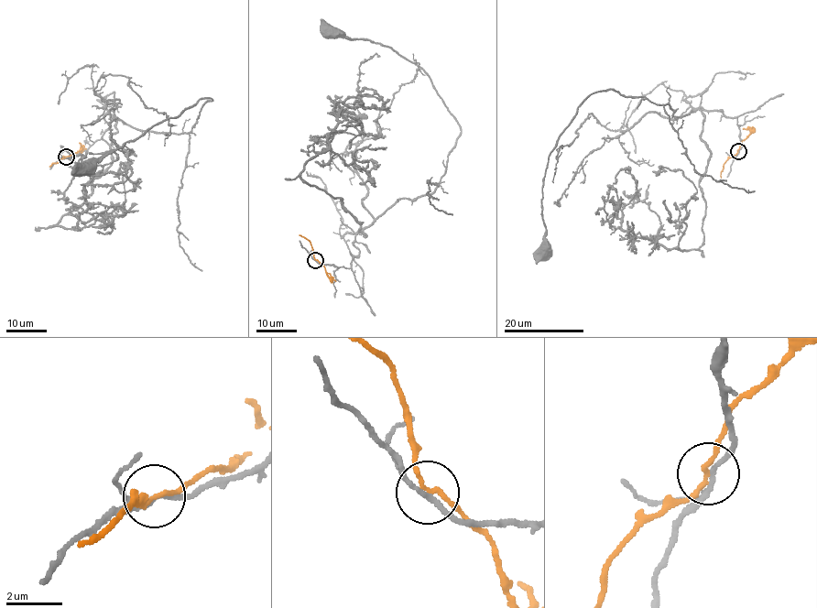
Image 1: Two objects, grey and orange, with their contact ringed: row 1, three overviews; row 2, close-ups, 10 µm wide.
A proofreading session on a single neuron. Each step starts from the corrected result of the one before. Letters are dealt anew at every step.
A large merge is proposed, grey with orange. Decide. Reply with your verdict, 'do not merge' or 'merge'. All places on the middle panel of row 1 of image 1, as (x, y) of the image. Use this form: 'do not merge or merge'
do not merge

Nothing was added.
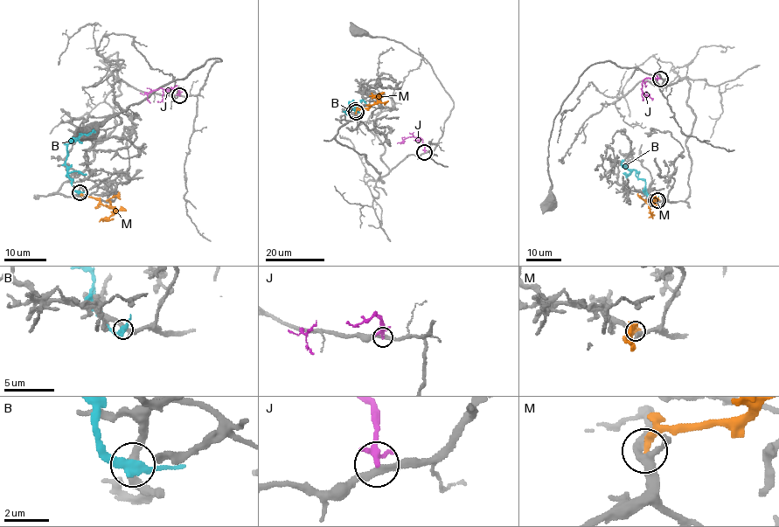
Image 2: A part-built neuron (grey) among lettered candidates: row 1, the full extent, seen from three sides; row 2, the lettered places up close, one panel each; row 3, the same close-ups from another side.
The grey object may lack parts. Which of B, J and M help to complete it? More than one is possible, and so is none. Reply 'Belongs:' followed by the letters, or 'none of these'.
Belongs: none of these

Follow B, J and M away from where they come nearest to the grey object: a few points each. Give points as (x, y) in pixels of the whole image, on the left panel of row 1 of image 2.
B: (79, 191), (73, 186), (68, 175), (66, 158), (67, 142), (81, 135), (95, 131)
J: (179, 95), (176, 86), (154, 90), (148, 95), (150, 102)
M: (79, 192), (114, 208), (114, 212), (99, 221)

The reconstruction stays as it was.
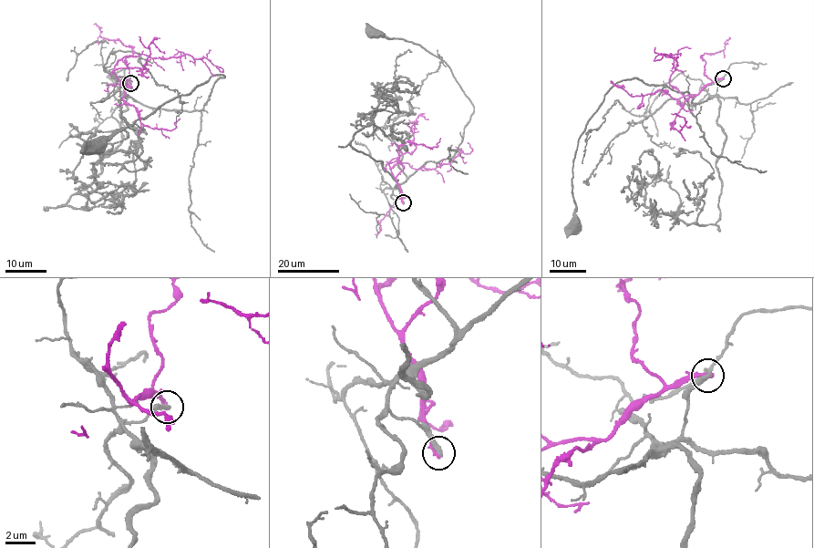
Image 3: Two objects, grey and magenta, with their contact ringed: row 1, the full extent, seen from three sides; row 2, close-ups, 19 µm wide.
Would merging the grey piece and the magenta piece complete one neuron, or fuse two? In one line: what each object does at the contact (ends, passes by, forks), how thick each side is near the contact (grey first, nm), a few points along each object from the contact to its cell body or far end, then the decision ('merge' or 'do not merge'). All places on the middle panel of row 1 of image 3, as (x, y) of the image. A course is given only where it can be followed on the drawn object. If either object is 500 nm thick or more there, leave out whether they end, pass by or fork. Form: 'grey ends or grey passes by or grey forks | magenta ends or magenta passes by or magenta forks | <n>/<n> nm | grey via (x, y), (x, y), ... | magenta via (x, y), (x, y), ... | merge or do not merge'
grey ends | magenta ends | 340/280 nm | grey via (403, 202), (393, 190), (427, 161), (451, 158), (461, 141), (474, 106), (439, 57), (411, 42), (375, 31) | magenta via (403, 202), (391, 168), (398, 162), (433, 170), (448, 163), (459, 152), (469, 154), (472, 149), (467, 142) | do not merge

